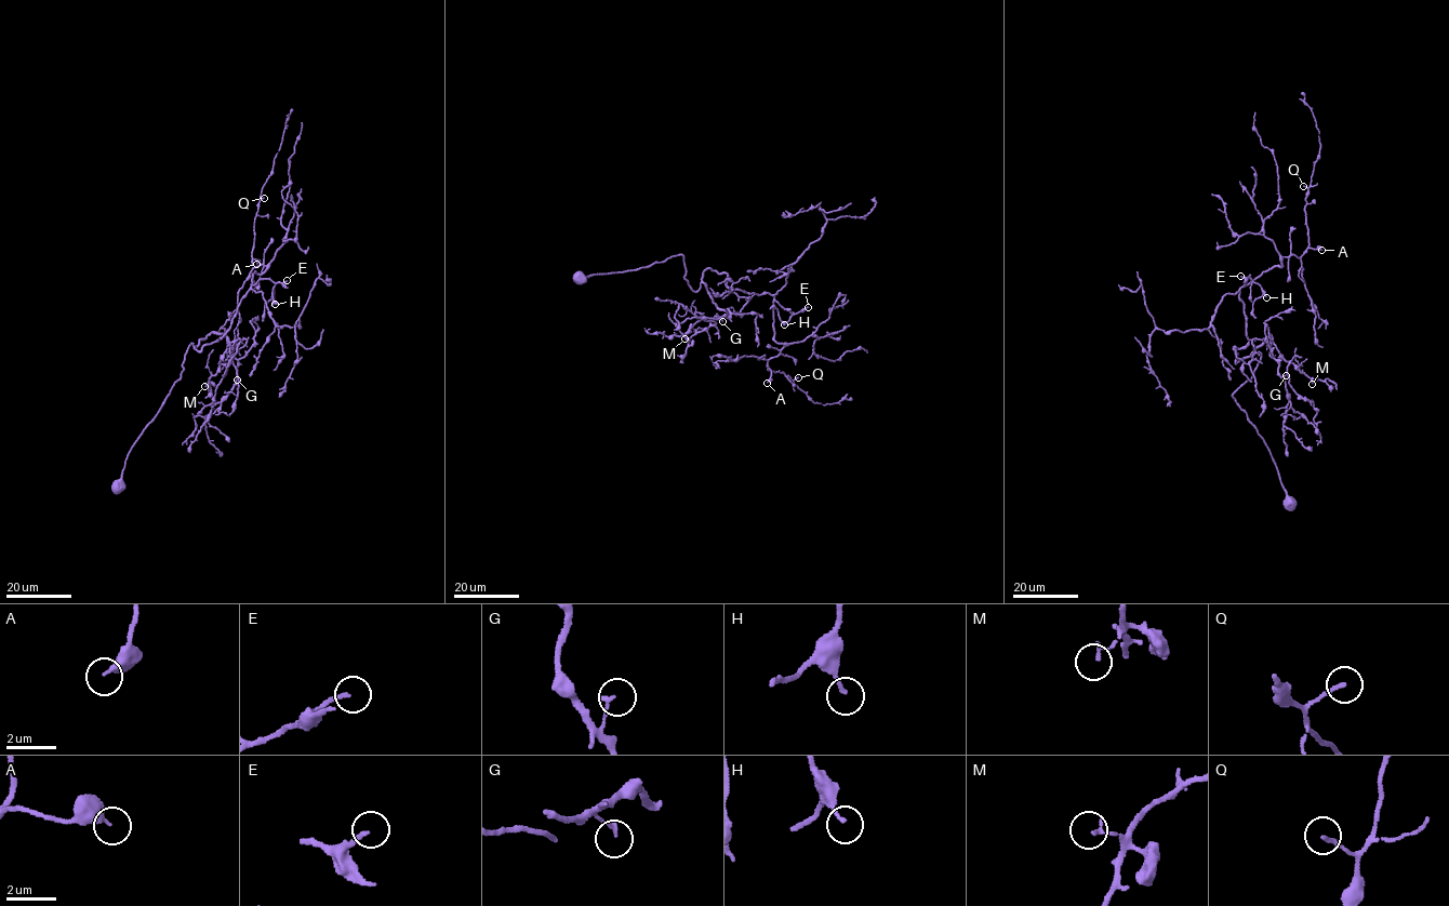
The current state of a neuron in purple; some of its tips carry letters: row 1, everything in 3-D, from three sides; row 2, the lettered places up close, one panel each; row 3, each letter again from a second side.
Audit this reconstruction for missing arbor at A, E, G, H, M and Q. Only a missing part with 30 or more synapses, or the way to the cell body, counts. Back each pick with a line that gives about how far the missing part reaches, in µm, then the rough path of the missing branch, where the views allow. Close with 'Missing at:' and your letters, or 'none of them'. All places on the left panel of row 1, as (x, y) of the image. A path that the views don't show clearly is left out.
E: about 50 µm are missing; missing branch runs (287, 280), (292, 277), (284, 272), (288, 254), (297, 239), (314, 244), (334, 242), (341, 232), (341, 225)
Missing at: E

